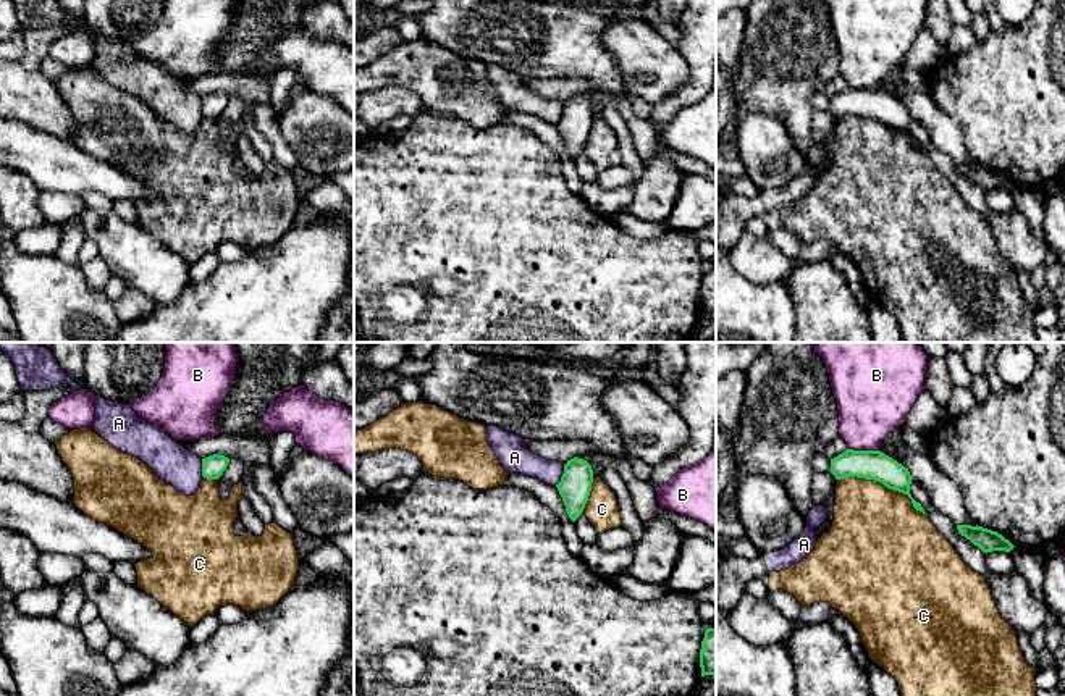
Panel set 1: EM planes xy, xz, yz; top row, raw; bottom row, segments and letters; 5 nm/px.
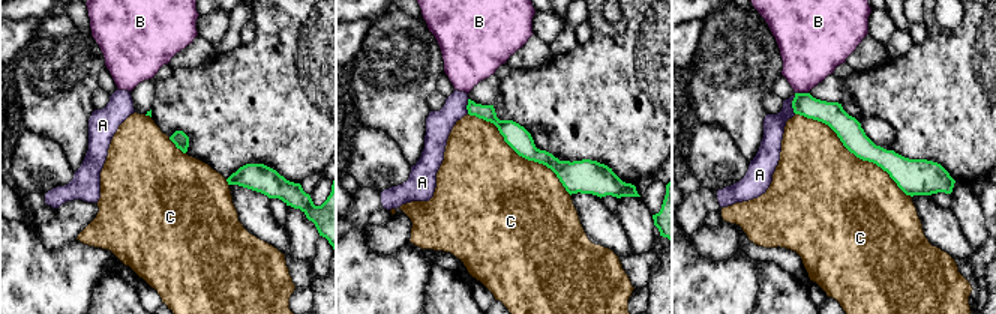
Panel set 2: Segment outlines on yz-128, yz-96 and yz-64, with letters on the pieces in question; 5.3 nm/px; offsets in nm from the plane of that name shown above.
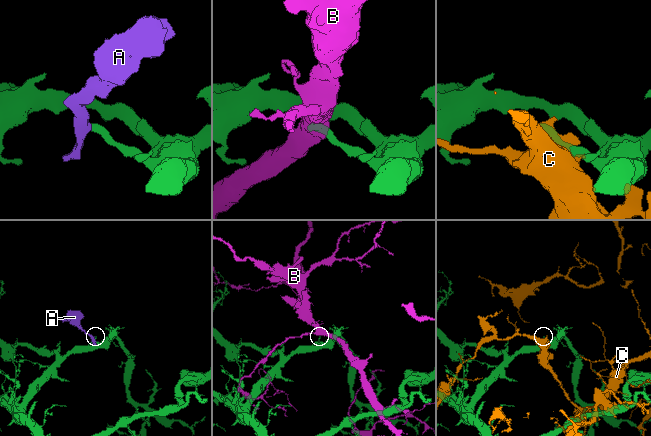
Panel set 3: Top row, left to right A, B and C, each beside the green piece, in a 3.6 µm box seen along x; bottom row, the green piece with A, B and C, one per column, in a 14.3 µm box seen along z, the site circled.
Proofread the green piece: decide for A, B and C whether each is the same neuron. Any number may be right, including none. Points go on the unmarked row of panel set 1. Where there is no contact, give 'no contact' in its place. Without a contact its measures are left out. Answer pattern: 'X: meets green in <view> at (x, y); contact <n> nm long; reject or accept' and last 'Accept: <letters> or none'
A: meets green in xz at (563, 113); contact 120 nm long; reject
B: meets green in yz at (863, 89); contact 140 nm long; reject
C: meets green in yz at (884, 123); contact 480 nm long; reject
Accept: none

